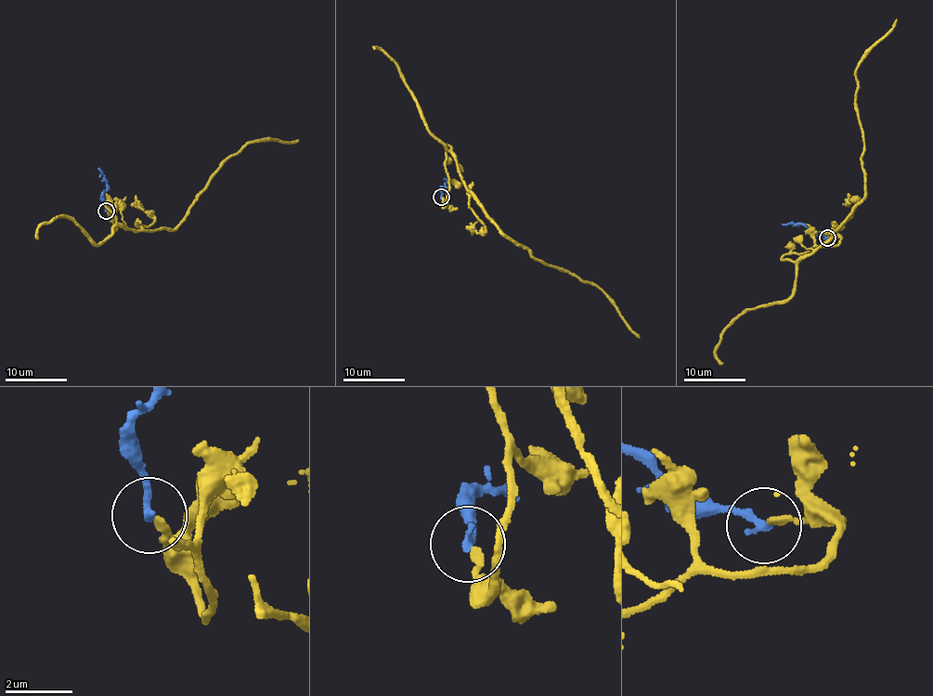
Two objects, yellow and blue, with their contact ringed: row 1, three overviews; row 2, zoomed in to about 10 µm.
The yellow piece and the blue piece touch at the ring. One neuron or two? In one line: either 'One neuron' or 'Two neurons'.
Two neurons

